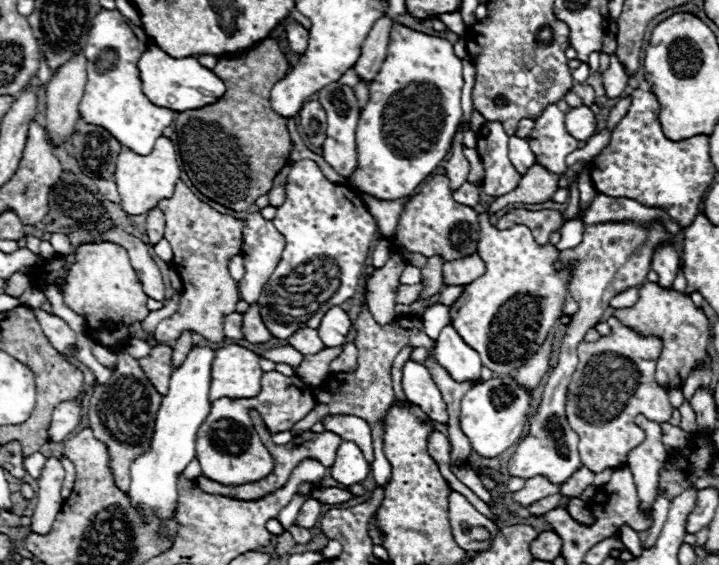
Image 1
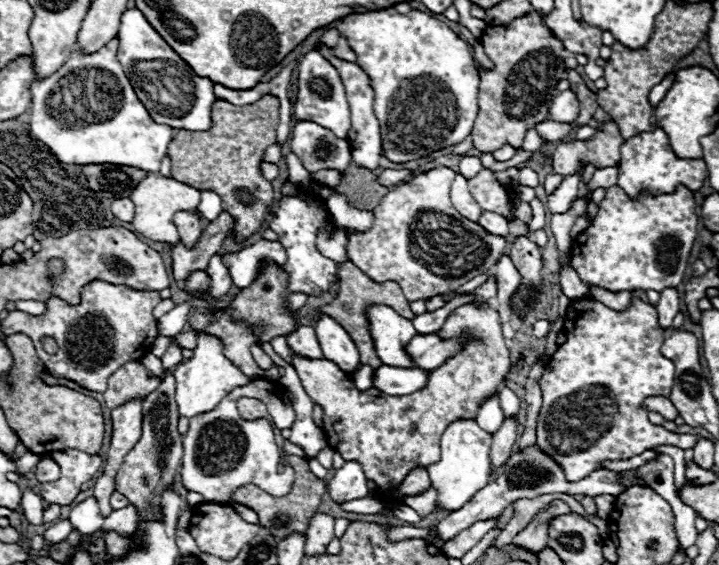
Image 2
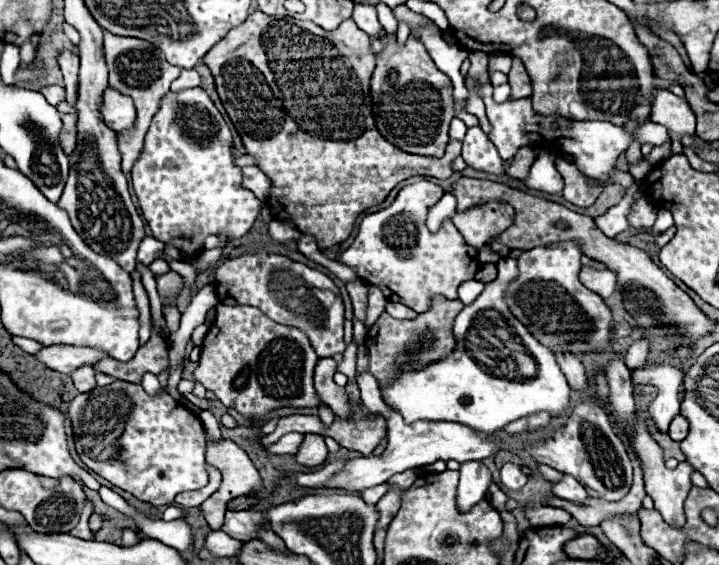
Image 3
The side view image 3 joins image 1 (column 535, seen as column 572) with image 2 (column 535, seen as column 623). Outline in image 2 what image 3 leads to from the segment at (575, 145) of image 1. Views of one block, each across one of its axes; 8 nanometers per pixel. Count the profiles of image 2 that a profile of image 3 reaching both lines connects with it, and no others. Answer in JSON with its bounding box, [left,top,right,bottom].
[522,128,550,152]

